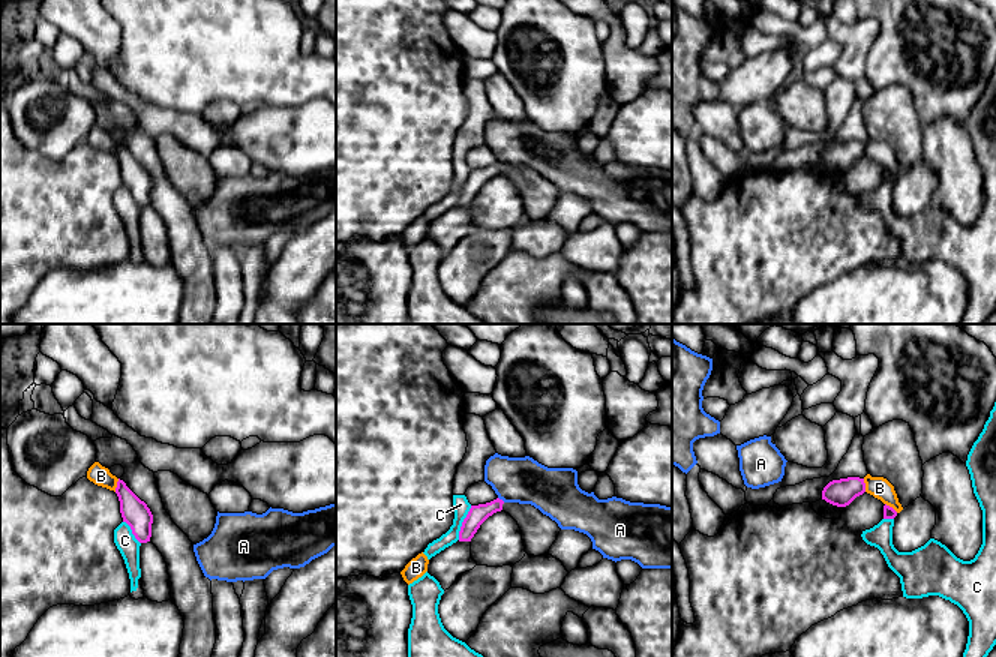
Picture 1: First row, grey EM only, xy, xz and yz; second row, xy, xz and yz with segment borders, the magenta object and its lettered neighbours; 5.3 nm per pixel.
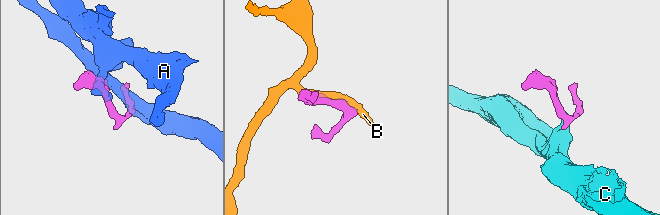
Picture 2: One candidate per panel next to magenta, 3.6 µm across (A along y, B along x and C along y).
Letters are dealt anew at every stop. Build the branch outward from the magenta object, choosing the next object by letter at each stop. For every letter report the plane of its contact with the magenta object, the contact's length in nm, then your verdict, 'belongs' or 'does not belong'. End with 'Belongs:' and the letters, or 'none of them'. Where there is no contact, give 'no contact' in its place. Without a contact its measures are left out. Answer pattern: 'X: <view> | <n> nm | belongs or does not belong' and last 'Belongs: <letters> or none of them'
A: xz | 50 nm | does not belong
B: xy | 80 nm | does not belong
C: xz | 200 nm | does not belong
Belongs: none of them

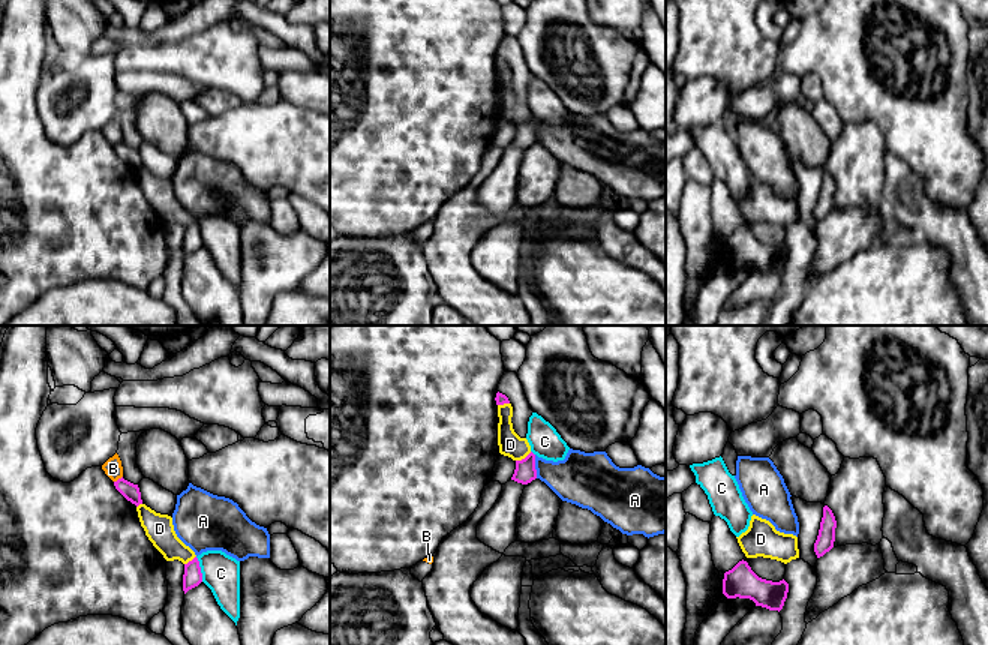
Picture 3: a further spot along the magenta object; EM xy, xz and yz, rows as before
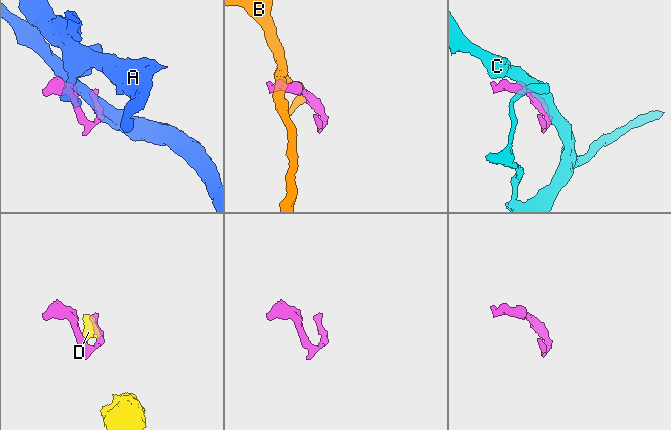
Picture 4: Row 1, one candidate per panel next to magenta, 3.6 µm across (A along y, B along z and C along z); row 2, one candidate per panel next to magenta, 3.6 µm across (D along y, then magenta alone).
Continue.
A: xz | 130 nm | does not belong
B: xy | 60 nm | does not belong
C: xy | 140 nm | does not belong
D: xz | 100 nm | does not belong
Belongs: none of them

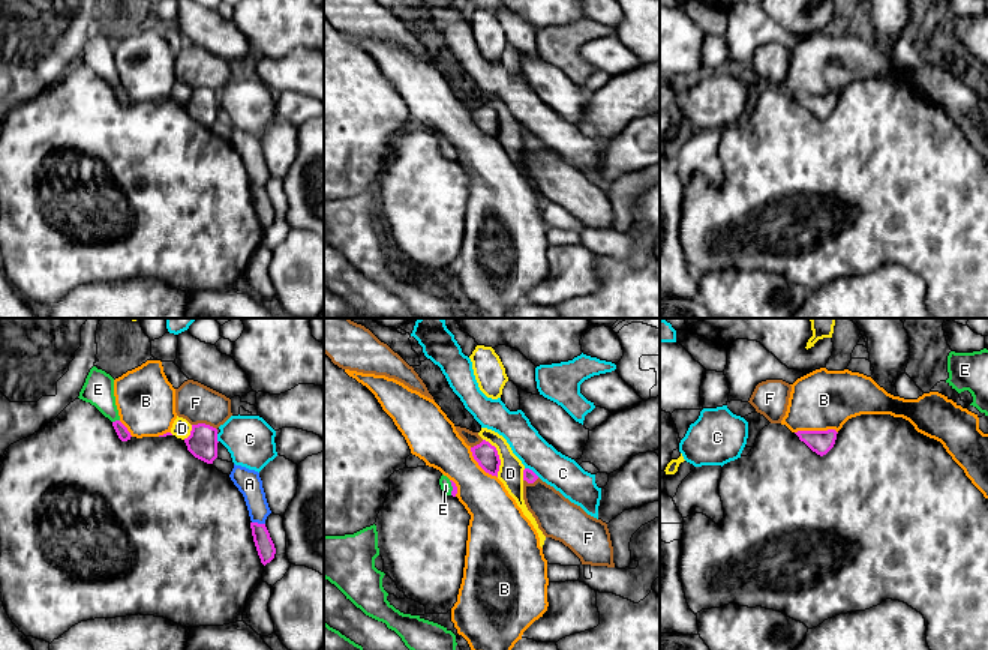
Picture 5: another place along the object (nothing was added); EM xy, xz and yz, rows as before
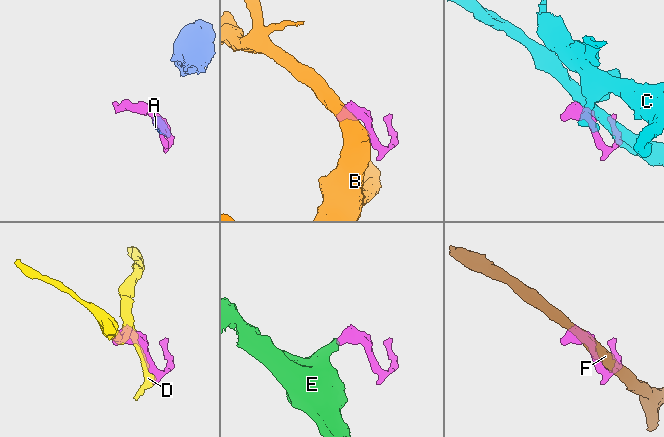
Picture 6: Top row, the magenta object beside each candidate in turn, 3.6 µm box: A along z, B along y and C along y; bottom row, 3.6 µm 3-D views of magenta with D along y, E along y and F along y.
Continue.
A: xy | 70 nm | does not belong
B: yz | 240 nm | does not belong
C: xz | 90 nm | does not belong
D: xz | 220 nm | does not belong
E: xy | 40 nm | belongs
F: xy | 140 nm | does not belong
Belongs: E

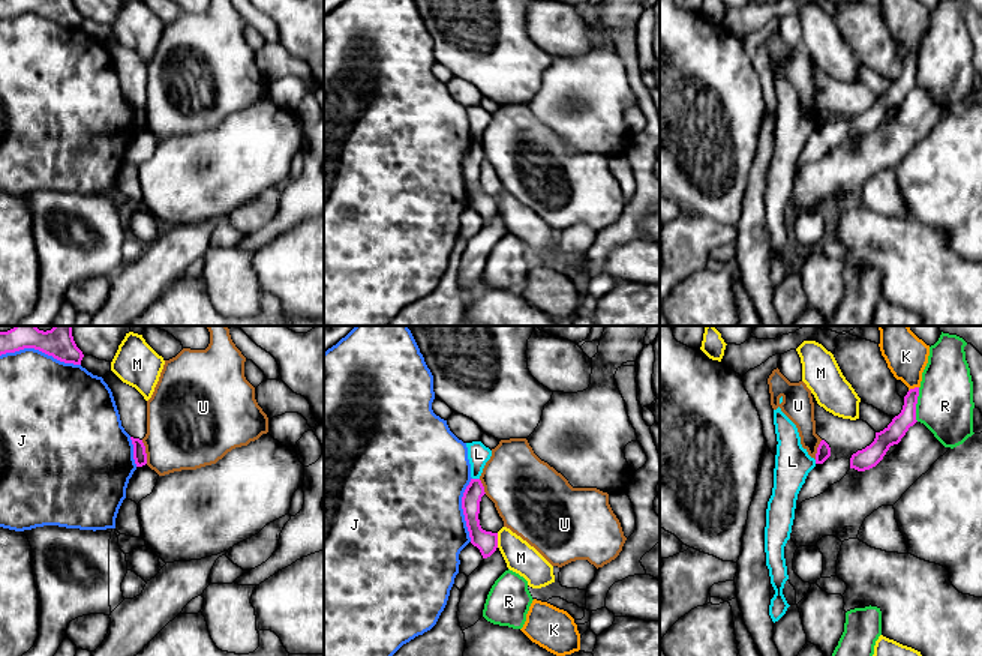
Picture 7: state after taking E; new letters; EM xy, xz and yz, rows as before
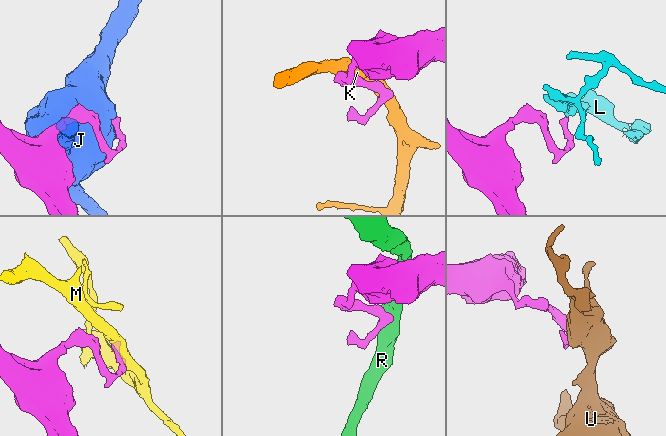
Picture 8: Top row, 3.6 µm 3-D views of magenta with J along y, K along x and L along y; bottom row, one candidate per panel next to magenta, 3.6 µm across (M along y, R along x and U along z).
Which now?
J: xy | 440 nm | does not belong
K: yz | 60 nm | does not belong
L: xz | 40 nm | does not belong
M: xz | 80 nm | does not belong
R: yz | 180 nm | does not belong
U: xy | 130 nm | does not belong
Belongs: none of them

